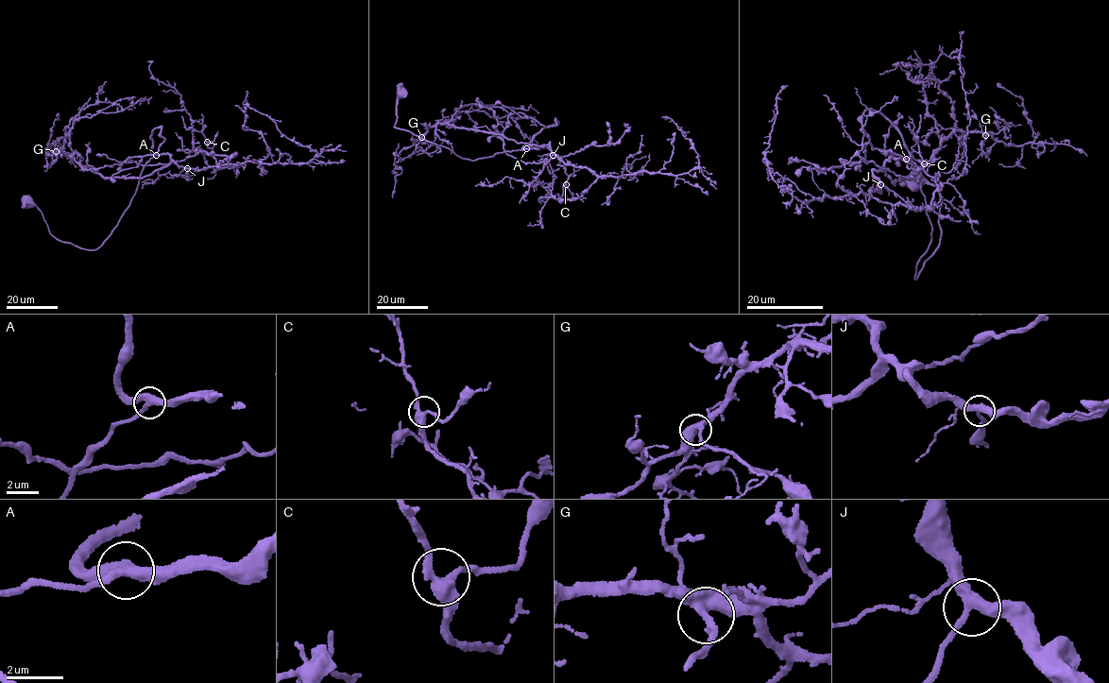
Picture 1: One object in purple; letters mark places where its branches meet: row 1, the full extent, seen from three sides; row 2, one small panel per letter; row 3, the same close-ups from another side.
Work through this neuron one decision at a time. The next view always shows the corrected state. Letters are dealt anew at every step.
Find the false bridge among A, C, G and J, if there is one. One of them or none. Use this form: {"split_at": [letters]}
{"split_at": []}

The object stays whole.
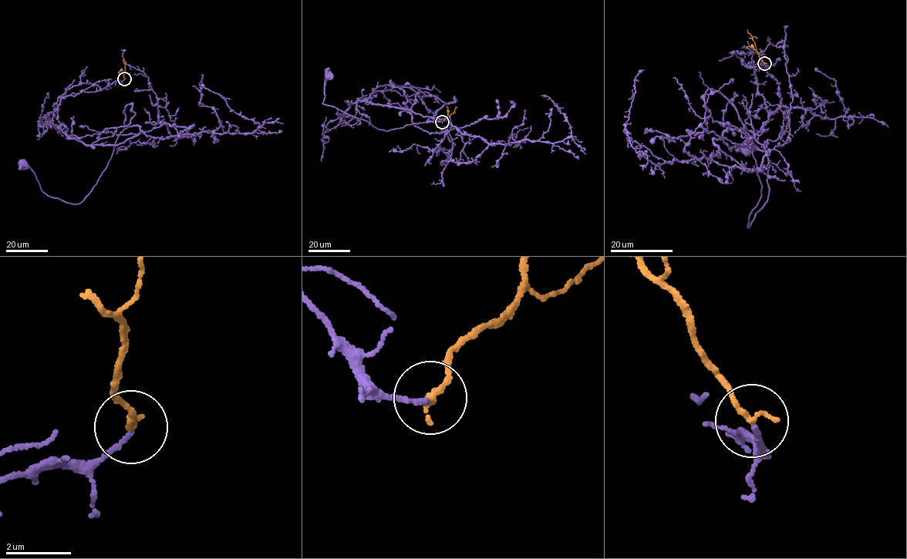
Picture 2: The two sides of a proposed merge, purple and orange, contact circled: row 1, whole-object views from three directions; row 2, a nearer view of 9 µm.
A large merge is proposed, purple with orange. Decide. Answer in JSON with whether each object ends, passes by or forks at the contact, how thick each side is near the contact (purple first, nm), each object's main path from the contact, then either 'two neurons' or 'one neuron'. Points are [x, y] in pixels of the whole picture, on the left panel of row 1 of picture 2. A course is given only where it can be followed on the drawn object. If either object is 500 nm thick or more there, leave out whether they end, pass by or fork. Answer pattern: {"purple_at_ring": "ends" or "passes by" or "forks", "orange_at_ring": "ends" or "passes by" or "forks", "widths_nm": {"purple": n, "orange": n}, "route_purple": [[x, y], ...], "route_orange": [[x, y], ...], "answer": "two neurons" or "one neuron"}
{"purple_at_ring": "ends", "orange_at_ring": "ends", "widths_nm": {"purple": 130, "orange": 180}, "route_purple": [[124, 79], [60, 99], [61, 129], [85, 144], [140, 129], [119, 135], [85, 199], [44, 193], [23, 163]], "route_orange": [[124, 79], [123, 59]], "answer": "one neuron"}

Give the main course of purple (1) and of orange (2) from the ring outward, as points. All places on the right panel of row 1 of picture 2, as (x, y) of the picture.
1: (763, 64), (742, 62), (767, 120), (729, 149), (722, 133), (756, 160), (747, 227), (769, 167), (747, 146)
2: (763, 64), (746, 29)

